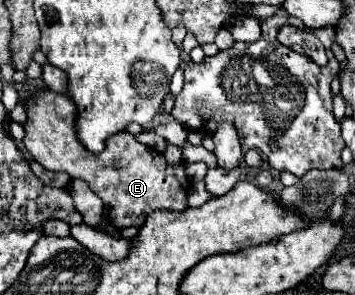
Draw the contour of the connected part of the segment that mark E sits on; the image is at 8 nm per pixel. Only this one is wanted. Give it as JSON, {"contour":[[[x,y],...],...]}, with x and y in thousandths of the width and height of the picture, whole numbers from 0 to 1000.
{"contour":[[[146,302],[96,308],[73,336],[73,417],[68,431],[68,498],[79,519],[141,580],[180,580],[203,607],[237,607],[254,641],[310,702],[304,749],[321,776],[394,769],[411,749],[411,729],[462,708],[462,715],[513,715],[524,708],[530,661],[530,607],[518,593],[518,559],[496,566],[462,546],[462,525],[389,485],[366,451],[332,451],[304,471],[304,498],[282,532],[254,532],[220,478],[214,478],[214,369],[192,322],[158,315]]]}

